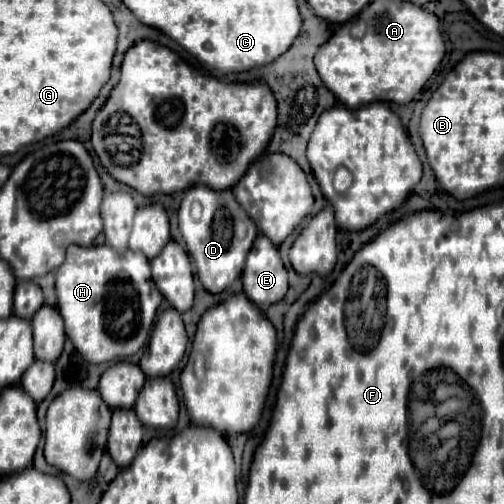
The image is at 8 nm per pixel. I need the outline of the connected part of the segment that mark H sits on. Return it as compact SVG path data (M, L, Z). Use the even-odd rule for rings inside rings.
M69 245L67 247L67 259L61 267L55 269L55 281L57 281L57 309L65 321L65 333L73 341L75 349L89 361L89 363L103 363L103 361L117 361L125 359L133 353L137 353L151 335L151 327L155 321L157 307L163 299L159 289L155 289L155 283L151 279L151 267L149 259L143 257L143 253L135 253L131 249L125 249L123 253L111 249L105 245Z

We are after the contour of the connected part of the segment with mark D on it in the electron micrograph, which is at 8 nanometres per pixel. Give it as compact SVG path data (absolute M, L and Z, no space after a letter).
M193 185L183 191L179 205L179 231L197 267L199 281L211 293L221 293L241 275L245 257L259 233L251 217L247 217L243 207L235 201L231 189L215 191L209 185Z

